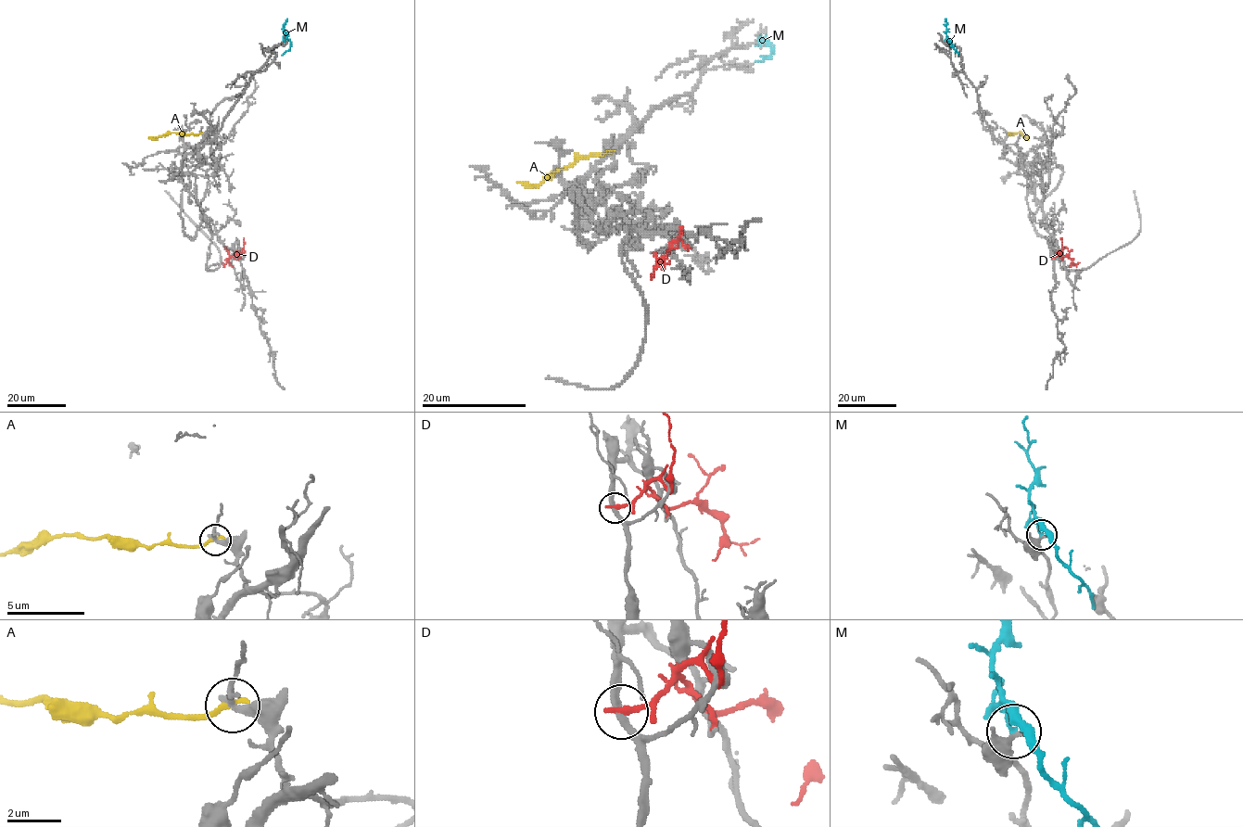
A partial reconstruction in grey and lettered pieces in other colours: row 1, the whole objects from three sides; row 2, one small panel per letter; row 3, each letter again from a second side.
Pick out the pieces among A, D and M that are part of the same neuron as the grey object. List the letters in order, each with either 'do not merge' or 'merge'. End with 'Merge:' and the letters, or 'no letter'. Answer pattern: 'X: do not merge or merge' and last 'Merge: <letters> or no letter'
A: do not merge
D: do not merge
M: do not merge
Merge: no letter

